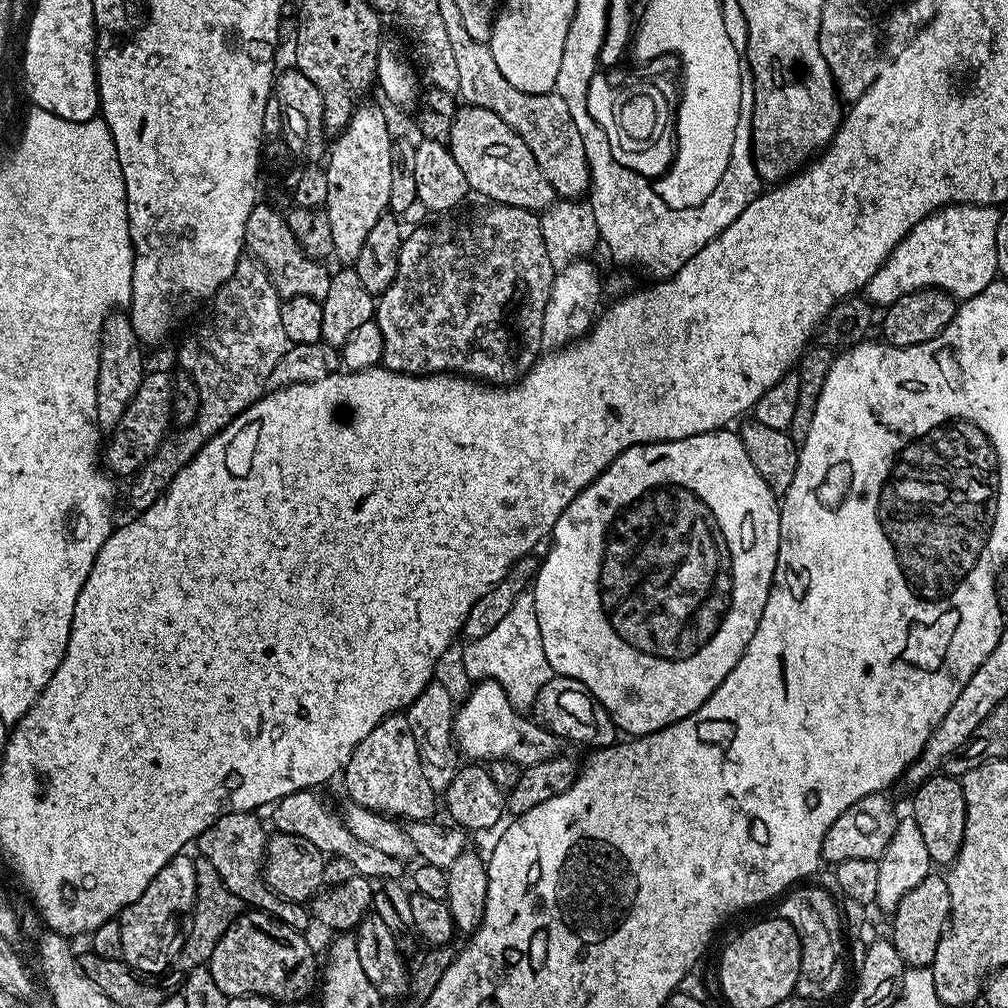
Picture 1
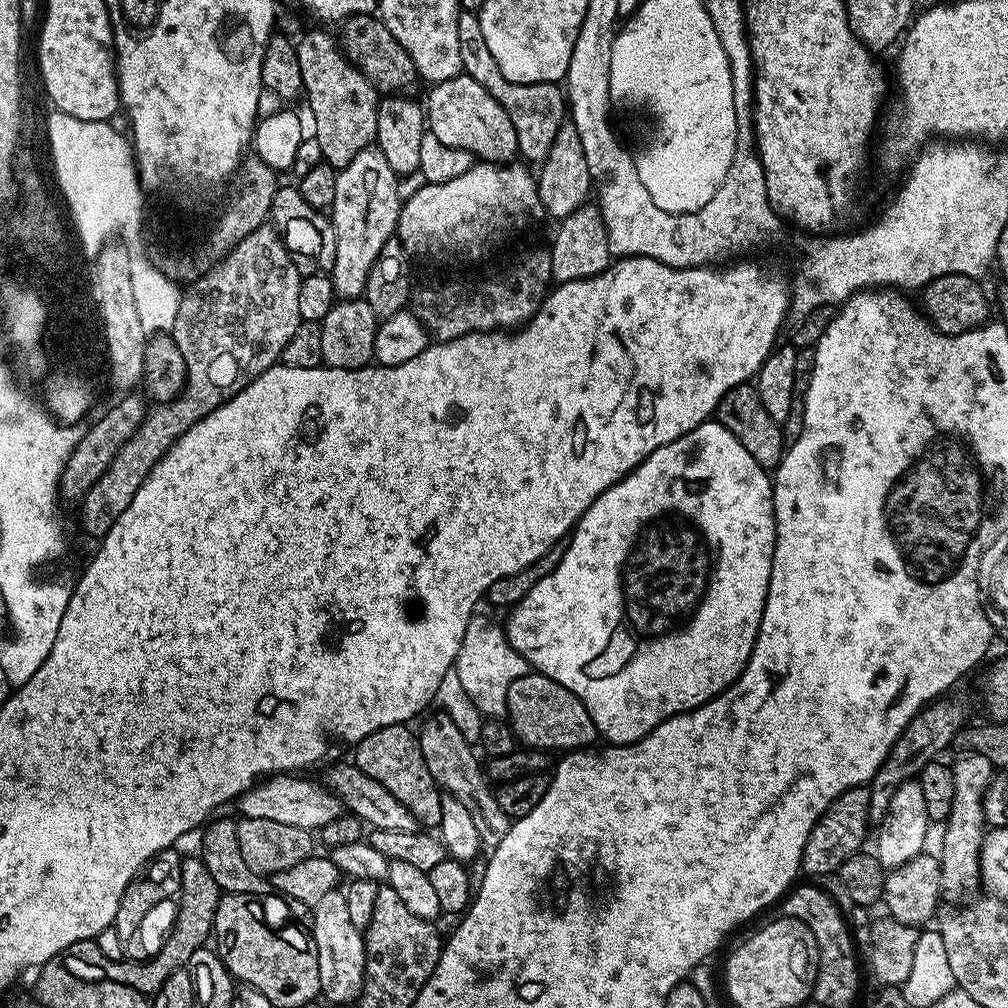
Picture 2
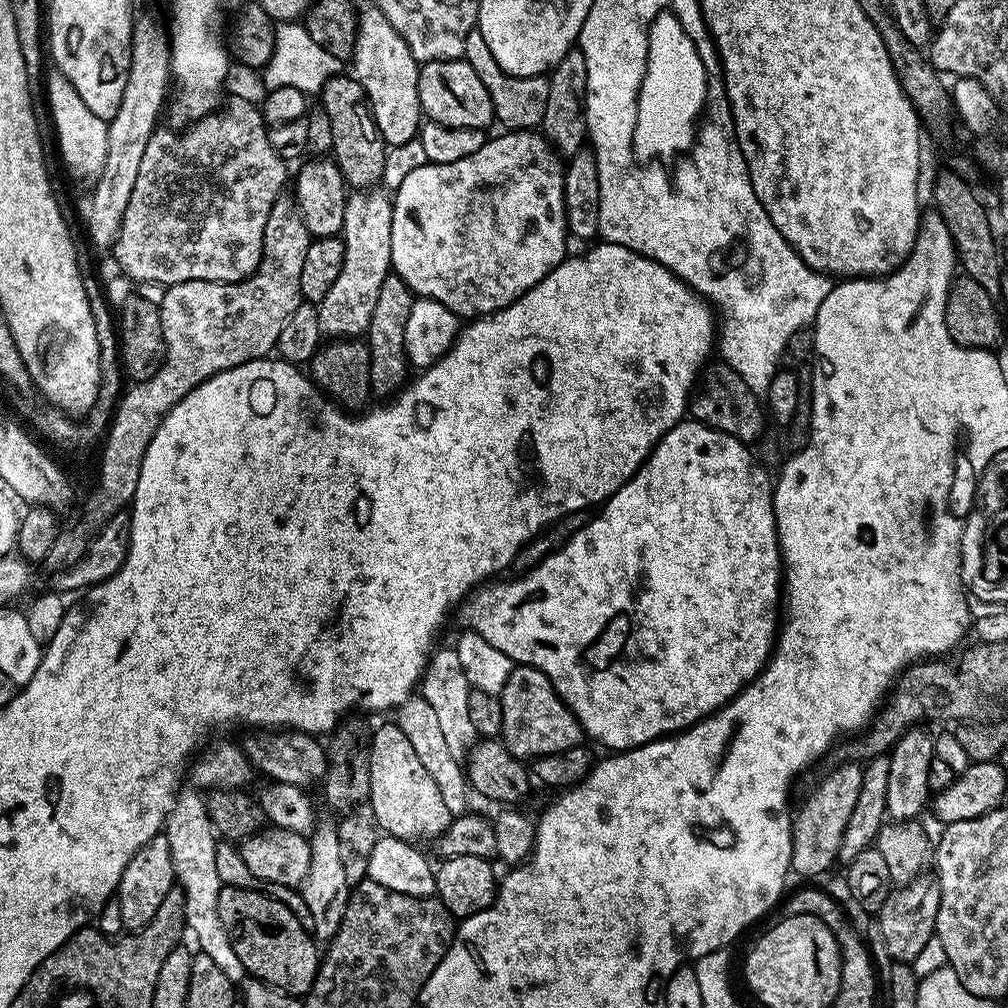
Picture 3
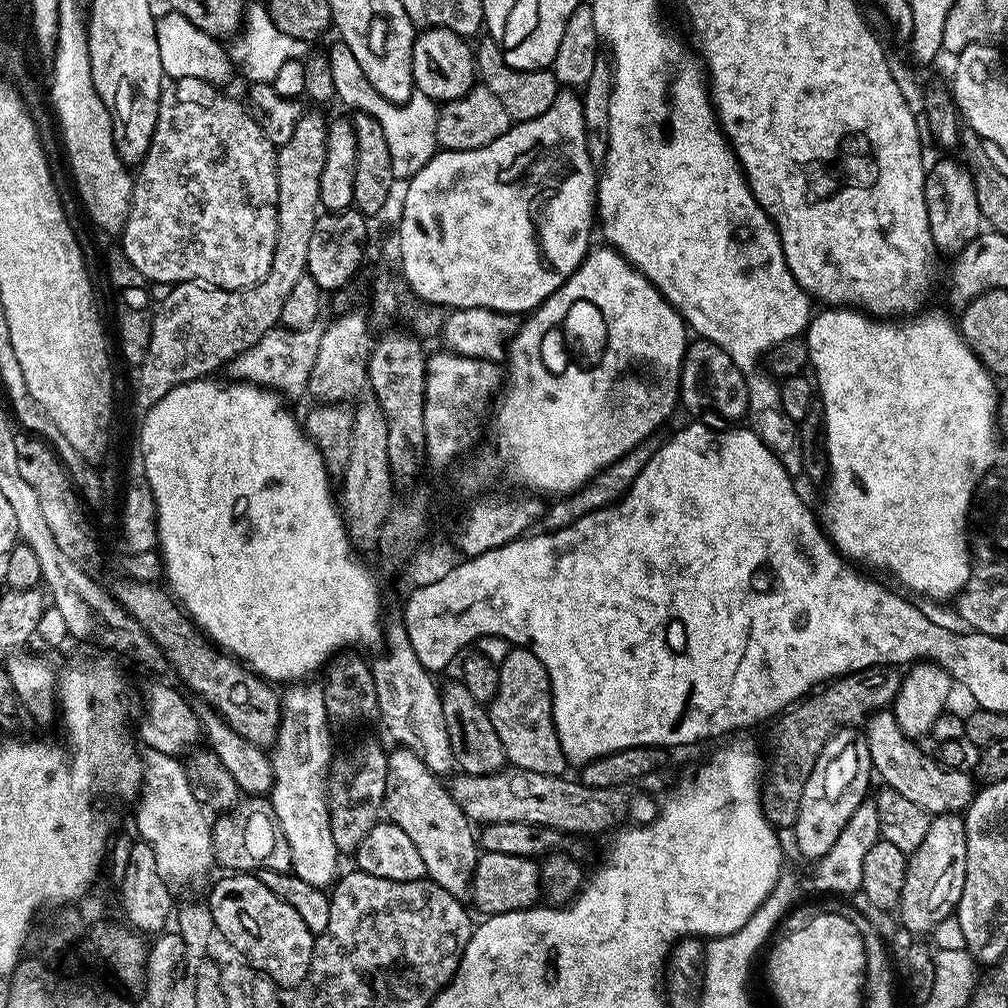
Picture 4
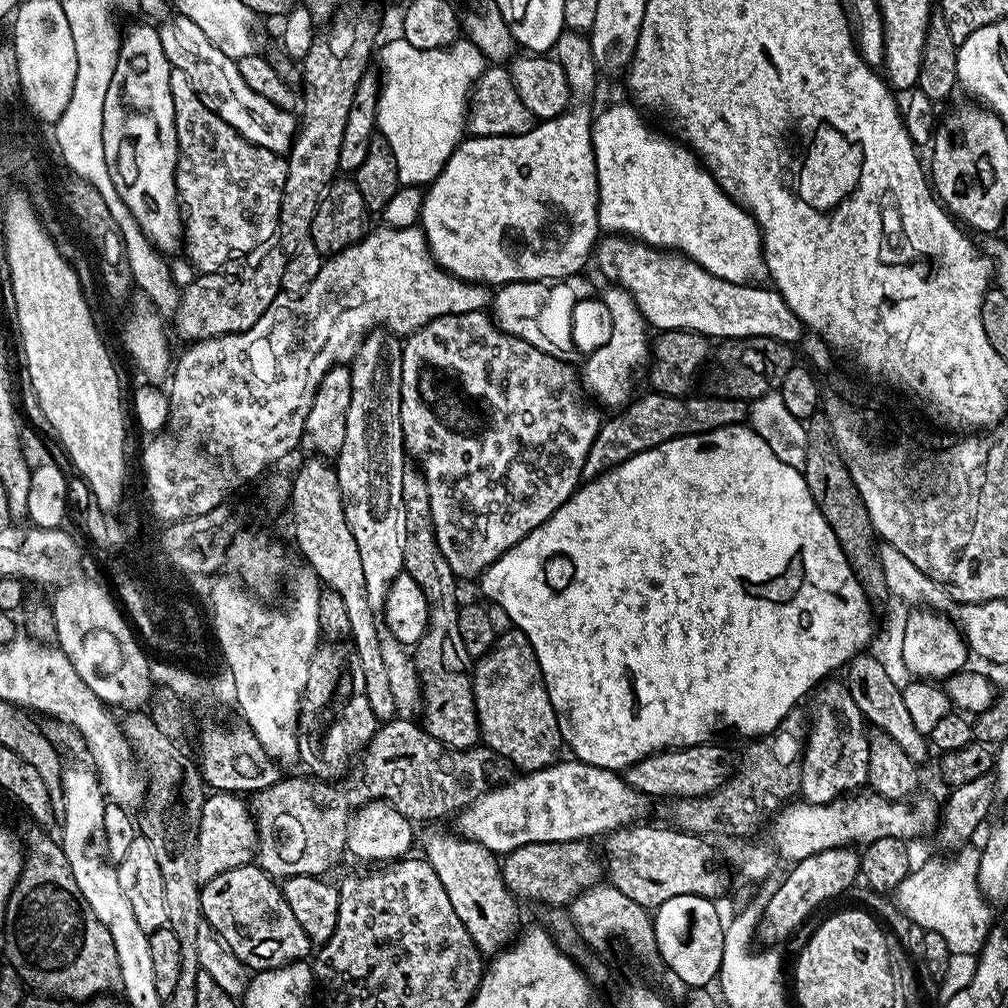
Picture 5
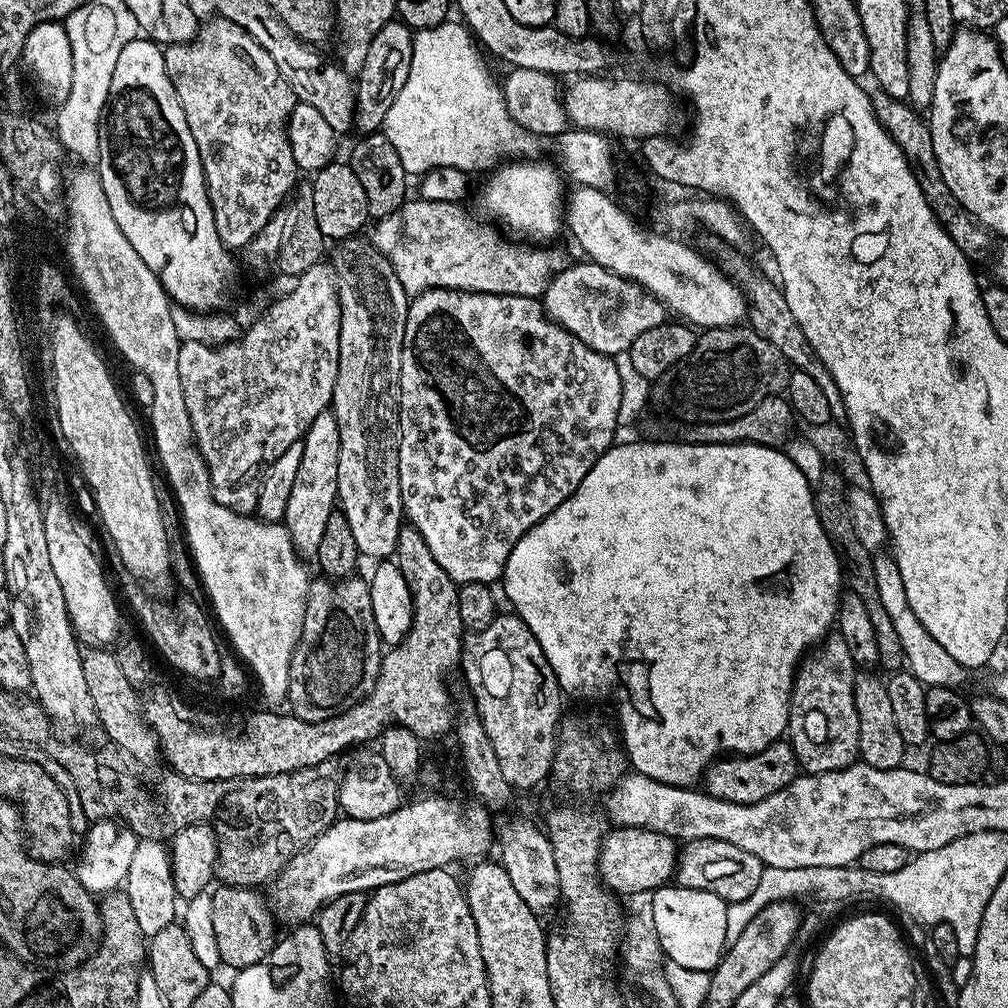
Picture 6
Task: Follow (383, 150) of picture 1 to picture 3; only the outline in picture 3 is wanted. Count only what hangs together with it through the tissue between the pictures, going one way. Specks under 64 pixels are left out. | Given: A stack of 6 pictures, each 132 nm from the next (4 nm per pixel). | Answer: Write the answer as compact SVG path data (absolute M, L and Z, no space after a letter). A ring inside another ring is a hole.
M356 190L346 202L344 219L344 261L338 279L326 298L316 309L320 335L324 338L360 338L367 333L374 306L378 303L378 290L390 275L390 226L392 225L392 202L380 190Z

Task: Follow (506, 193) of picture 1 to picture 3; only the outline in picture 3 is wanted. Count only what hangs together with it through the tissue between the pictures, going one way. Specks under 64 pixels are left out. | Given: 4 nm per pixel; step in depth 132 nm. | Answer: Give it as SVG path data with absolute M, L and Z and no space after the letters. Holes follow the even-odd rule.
M463 58L421 63L418 98L421 113L433 124L441 124L447 128L487 129L488 123L493 123L494 120L490 94L486 86L482 86L482 78L474 74L474 66L470 66Z

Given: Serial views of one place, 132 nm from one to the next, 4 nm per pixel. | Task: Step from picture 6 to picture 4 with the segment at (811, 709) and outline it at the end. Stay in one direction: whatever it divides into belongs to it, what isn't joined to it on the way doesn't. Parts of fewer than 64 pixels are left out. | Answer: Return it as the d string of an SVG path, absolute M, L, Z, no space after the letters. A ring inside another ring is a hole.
M859 727L841 728L835 732L822 746L822 754L814 762L814 770L806 782L806 790L802 790L802 802L798 806L798 818L794 835L796 835L796 848L805 856L808 862L815 862L830 846L834 846L834 841L838 839L838 834L842 834L842 826L850 822L850 814L858 810L858 806L869 795L868 779L873 779L872 759L868 749L868 737Z

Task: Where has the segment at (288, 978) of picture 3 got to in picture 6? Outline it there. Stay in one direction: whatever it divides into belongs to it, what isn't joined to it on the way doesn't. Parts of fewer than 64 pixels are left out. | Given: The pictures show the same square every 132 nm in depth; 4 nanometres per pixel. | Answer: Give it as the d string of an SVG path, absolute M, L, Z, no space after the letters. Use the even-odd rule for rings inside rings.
M224 886L221 887L221 892L218 890L212 892L212 901L214 902L214 935L216 937L216 941L218 942L218 954L220 955L220 963L221 965L227 966L229 964L232 967L232 970L239 970L241 968L245 968L246 966L254 966L259 960L265 960L266 957L272 952L273 946L276 944L278 939L278 933L276 933L276 928L278 929L278 921L269 905L267 903L264 904L260 901L259 891L253 890L248 886Z

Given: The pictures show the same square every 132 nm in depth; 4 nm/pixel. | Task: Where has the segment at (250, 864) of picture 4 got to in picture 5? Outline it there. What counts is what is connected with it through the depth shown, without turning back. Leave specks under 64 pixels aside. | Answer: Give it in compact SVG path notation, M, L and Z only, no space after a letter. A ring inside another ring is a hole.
M217 791L205 799L196 847L196 876L201 882L218 878L218 874L226 874L226 870L253 863L258 847L256 821L252 818L251 807L240 800L243 799L237 793Z

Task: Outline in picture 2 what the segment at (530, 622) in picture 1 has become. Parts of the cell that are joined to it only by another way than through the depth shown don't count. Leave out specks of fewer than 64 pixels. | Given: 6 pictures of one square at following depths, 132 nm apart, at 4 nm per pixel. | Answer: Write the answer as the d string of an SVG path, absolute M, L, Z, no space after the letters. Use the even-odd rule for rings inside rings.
M473 615L467 624L453 671L480 713L488 718L502 718L507 715L506 694L509 692L510 683L527 675L530 665L524 656L510 647L505 629L488 617L480 615Z

